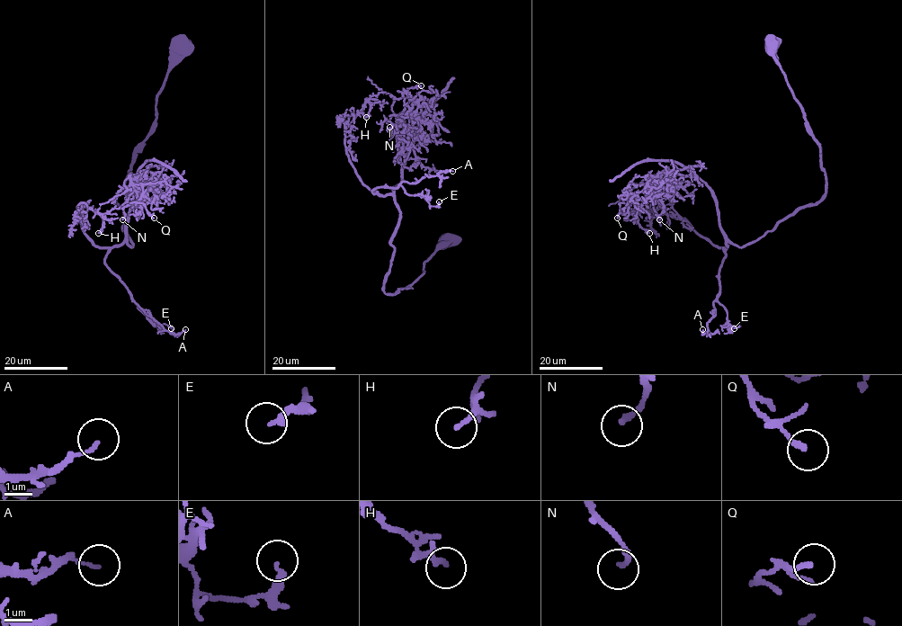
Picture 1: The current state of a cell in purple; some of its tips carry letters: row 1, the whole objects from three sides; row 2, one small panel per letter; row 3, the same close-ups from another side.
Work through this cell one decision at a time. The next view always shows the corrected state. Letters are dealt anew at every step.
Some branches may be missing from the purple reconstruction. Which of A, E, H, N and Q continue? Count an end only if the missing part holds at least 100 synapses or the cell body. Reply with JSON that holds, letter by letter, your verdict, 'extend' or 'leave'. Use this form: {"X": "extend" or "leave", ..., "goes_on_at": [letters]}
{"A": "leave", "E": "leave", "H": "leave", "N": "leave", "Q": "leave", "goes_on_at": []}

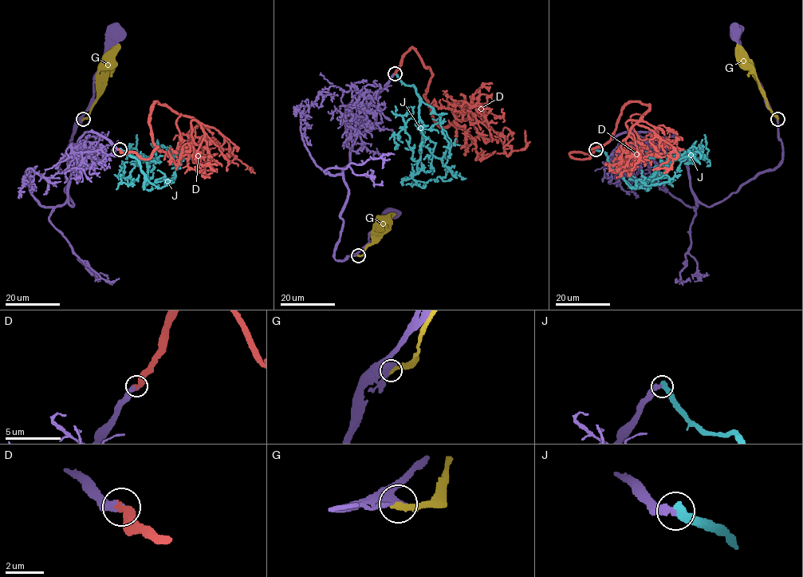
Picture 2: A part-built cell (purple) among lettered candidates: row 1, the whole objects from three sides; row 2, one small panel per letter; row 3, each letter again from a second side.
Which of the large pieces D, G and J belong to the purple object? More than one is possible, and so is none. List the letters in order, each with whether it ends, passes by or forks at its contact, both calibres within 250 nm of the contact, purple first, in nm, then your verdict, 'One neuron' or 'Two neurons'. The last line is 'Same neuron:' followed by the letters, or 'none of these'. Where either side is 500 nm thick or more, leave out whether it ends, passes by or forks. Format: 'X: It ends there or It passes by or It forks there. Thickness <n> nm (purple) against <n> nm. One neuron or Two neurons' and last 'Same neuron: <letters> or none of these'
D: Thickness 380 nm (purple) against 500 nm. One neuron
G: It ends there. Thickness 400 nm (purple) against 400 nm. Two neurons
J: It ends there. Thickness 360 nm (purple) against 440 nm. Two neurons
Same neuron: D

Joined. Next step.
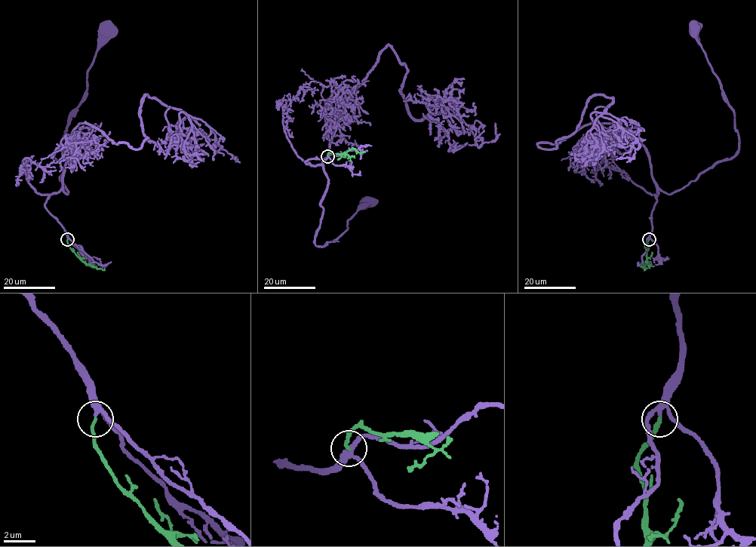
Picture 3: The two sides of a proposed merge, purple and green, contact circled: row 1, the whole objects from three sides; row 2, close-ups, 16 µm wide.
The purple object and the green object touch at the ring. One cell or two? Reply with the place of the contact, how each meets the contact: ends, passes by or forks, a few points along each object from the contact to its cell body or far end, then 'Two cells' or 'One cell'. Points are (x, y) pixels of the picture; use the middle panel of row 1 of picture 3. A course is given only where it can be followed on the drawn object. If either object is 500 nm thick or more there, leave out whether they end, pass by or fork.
Place: (327, 156). At the ring purple forks. At the ring green ends. Course of purple: (328, 155), (305, 162), (322, 166), (328, 179), (320, 203), (316, 245), (335, 241), (364, 203). Course of green: (328, 155), (329, 152), (342, 153), (351, 149), (358, 152), (364, 151). One cell

